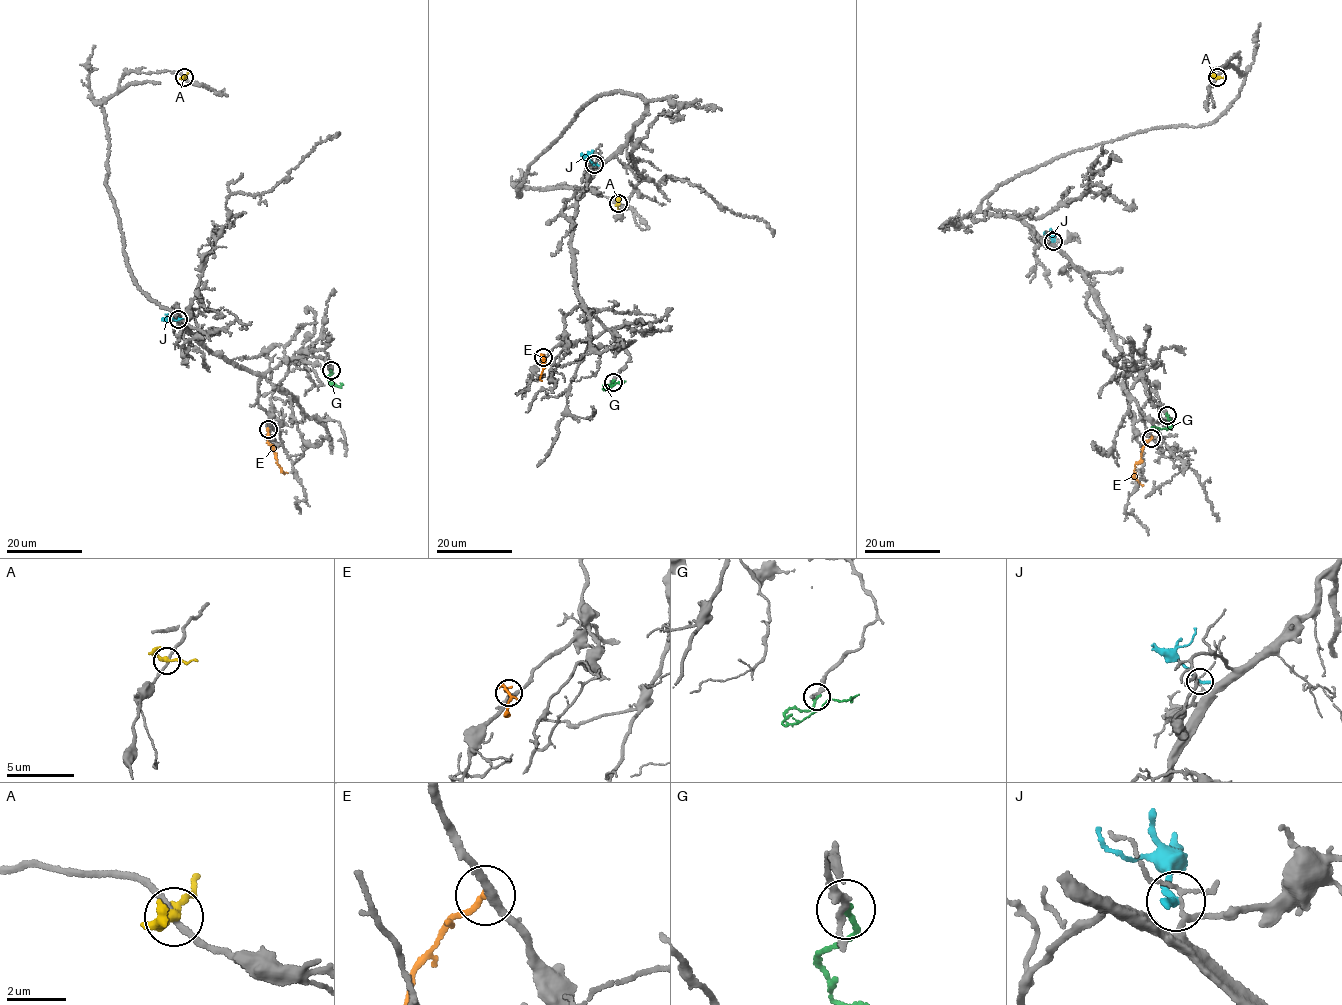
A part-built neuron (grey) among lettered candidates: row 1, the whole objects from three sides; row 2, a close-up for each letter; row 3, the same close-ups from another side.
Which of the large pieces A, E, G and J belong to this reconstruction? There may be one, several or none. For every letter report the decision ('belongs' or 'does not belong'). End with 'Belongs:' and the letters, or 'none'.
A: does not belong
E: belongs
G: does not belong
J: does not belong
Belongs: E

